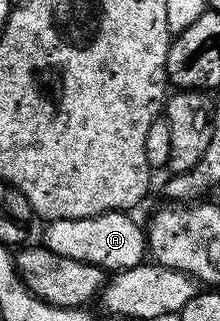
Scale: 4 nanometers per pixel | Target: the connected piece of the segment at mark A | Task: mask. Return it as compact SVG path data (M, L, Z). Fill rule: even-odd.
M108 211L95 217L82 219L54 219L46 222L43 246L59 257L71 257L75 261L90 263L109 273L126 271L143 262L147 255L147 235L132 214Z

